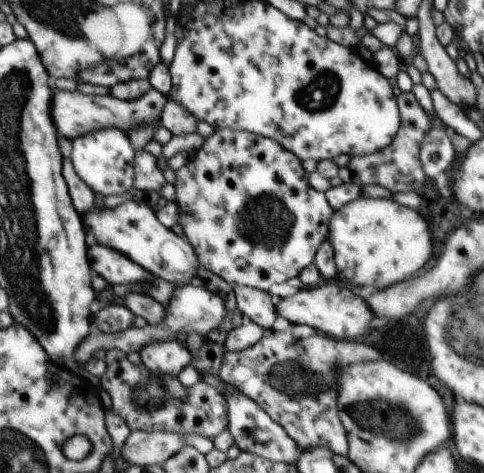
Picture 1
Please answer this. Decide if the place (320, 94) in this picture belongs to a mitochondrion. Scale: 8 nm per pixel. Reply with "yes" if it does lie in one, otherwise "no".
yes

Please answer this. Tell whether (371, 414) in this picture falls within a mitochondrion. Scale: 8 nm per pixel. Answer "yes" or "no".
yes

